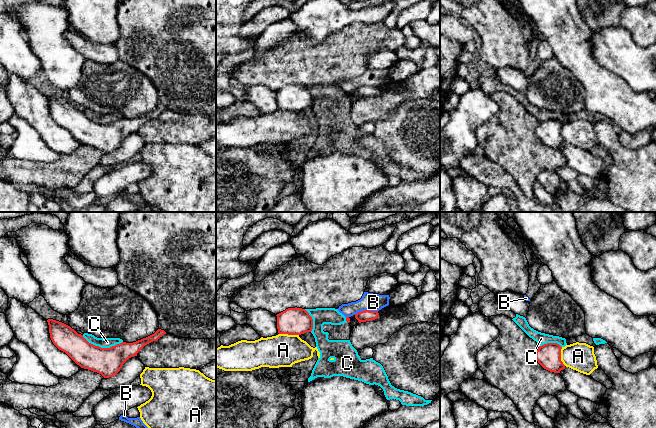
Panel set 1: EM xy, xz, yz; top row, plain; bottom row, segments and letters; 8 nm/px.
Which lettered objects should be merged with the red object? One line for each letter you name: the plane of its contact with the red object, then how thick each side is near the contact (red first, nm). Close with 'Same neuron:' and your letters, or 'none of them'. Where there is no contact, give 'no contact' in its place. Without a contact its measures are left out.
Same neuron: none of them

